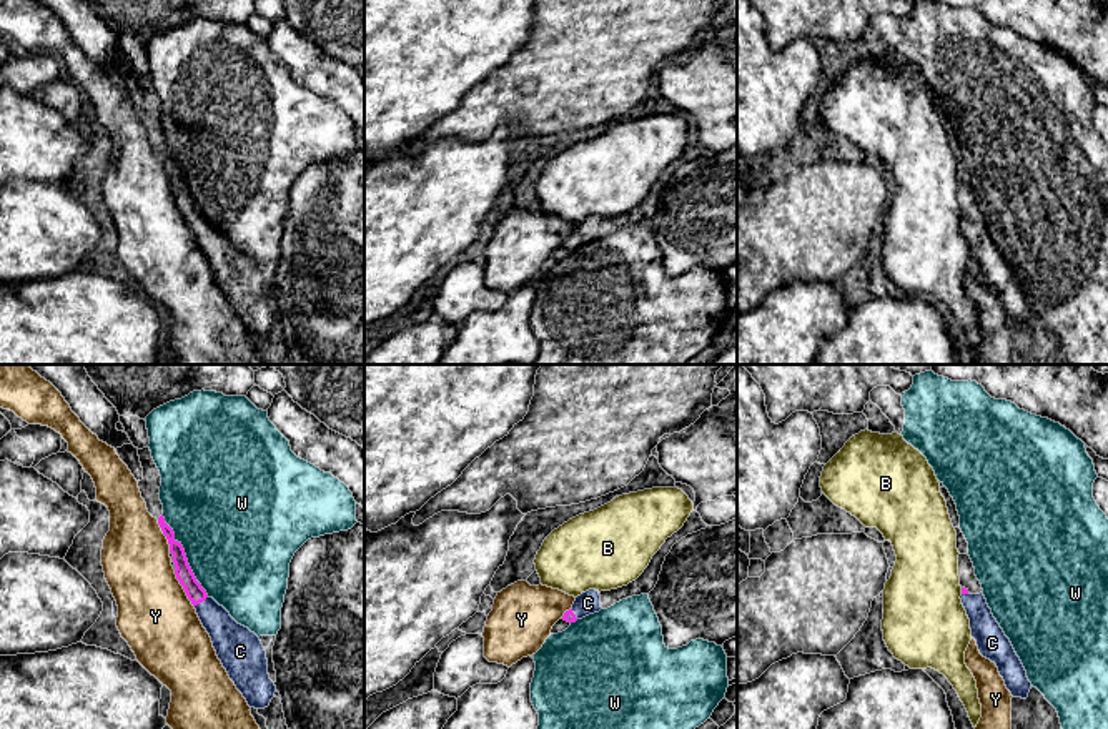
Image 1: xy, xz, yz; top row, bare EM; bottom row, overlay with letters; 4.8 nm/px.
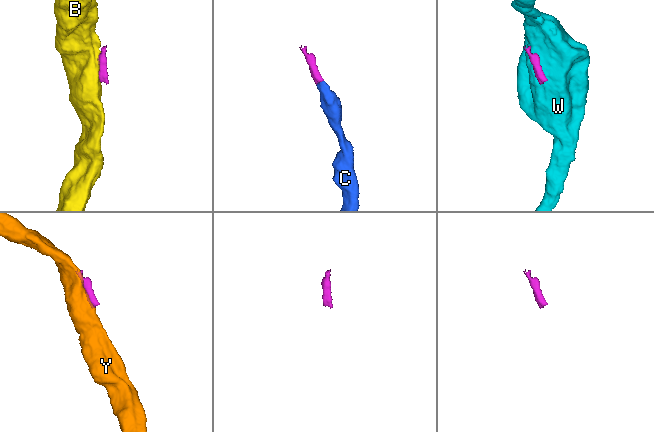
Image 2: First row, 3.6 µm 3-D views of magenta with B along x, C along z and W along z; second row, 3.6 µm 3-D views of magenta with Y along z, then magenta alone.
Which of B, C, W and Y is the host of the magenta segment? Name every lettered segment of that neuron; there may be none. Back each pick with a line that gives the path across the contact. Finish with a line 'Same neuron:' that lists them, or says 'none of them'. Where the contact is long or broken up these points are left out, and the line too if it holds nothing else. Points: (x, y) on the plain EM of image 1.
C: across xy (193, 217), (200, 228), (232, 268)
Same neuron: C

